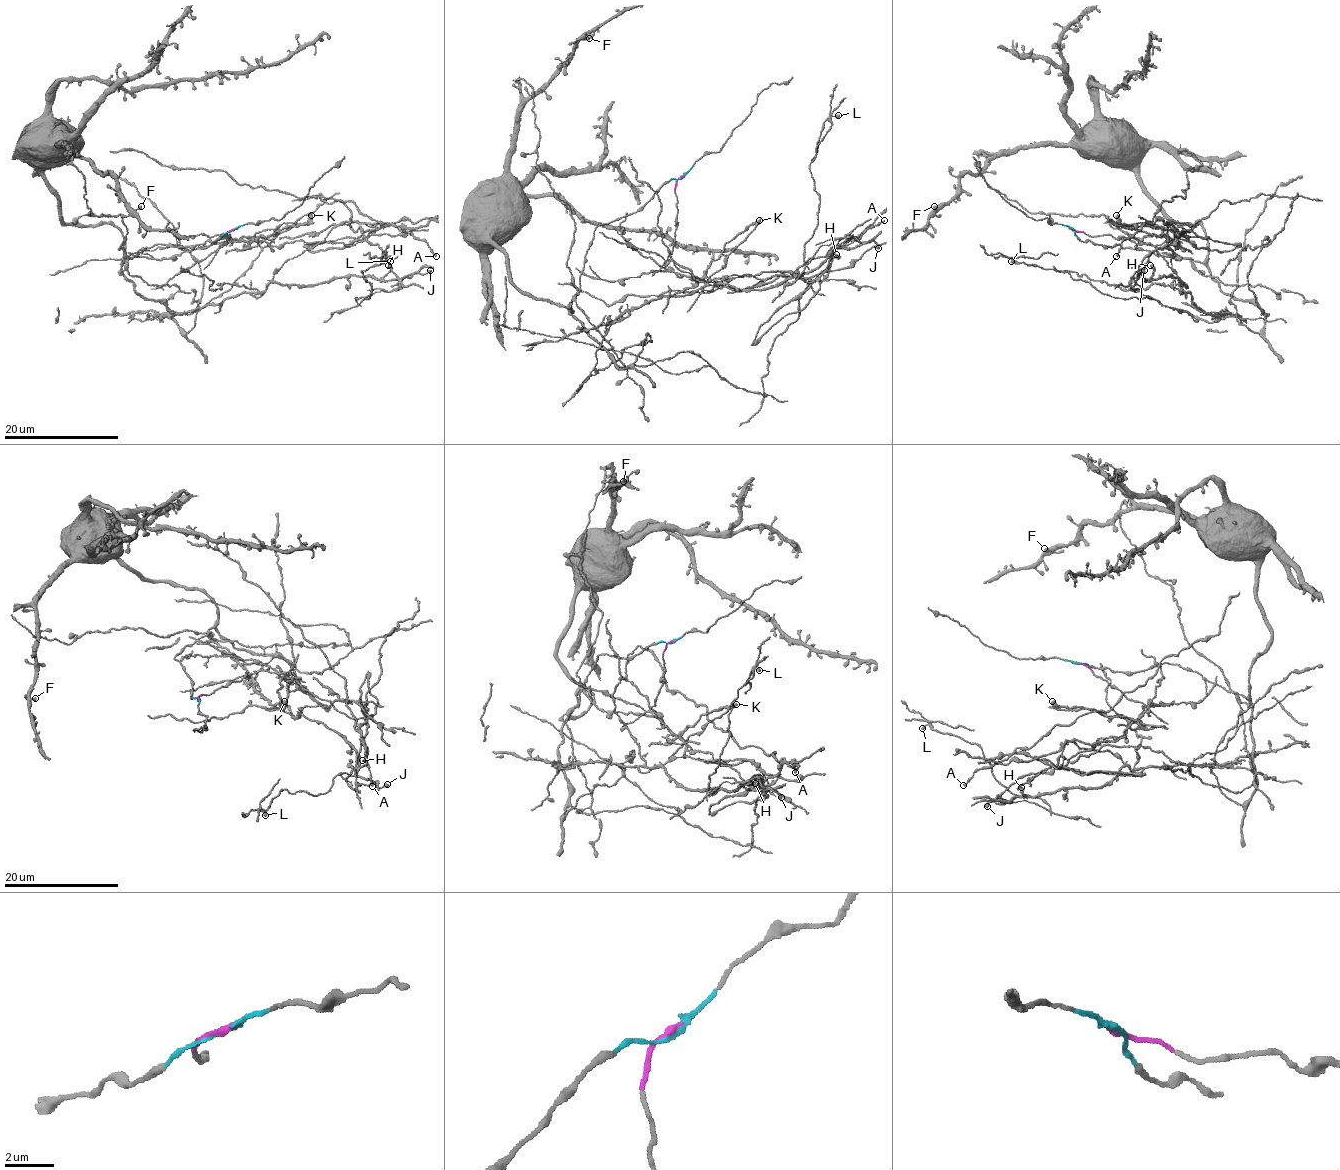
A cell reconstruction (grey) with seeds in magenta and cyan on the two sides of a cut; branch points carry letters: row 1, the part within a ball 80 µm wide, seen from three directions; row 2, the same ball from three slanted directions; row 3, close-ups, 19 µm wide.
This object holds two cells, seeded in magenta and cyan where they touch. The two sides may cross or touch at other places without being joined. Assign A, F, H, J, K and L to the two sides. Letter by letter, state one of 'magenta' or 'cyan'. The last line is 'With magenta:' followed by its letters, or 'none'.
A: magenta
F: cyan
H: magenta
J: magenta
K: magenta
L: magenta
With magenta: A, H, J, K, L

